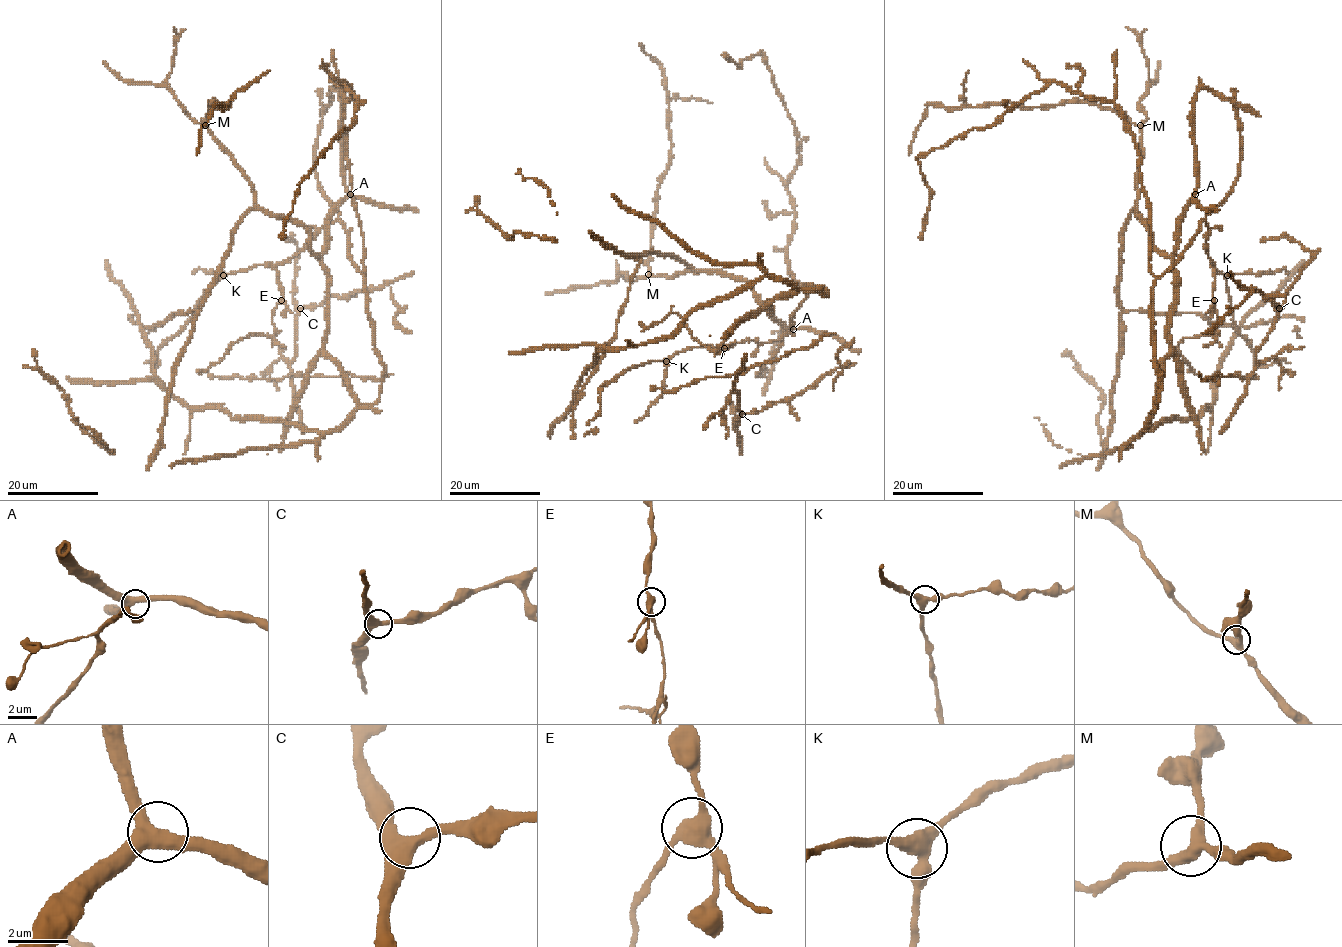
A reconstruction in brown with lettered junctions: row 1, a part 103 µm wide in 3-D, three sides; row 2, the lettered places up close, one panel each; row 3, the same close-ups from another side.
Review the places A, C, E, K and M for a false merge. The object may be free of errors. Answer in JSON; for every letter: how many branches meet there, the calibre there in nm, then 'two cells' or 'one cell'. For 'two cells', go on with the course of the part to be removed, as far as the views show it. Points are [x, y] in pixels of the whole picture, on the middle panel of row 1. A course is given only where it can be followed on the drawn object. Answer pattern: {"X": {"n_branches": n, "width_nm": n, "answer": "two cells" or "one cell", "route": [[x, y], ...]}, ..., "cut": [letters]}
{"A": {"n_branches": 3, "width_nm": 420, "answer": "one cell"}, "C": {"n_branches": 3, "width_nm": 400, "answer": "one cell"}, "E": {"n_branches": 3, "width_nm": 380, "answer": "two cells", "route": [[724, 349], [715, 352], [709, 350], [692, 336], [684, 320], [675, 312], [645, 328], [638, 324]]}, "K": {"n_branches": 3, "width_nm": 400, "answer": "one cell"}, "M": {"n_branches": 3, "width_nm": 400, "answer": "one cell"}, "cut": ["E"]}

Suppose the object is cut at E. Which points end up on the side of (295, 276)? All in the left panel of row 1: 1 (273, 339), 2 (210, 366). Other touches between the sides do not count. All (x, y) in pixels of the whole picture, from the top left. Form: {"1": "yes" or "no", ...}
{"1": "no", "2": "no"}

